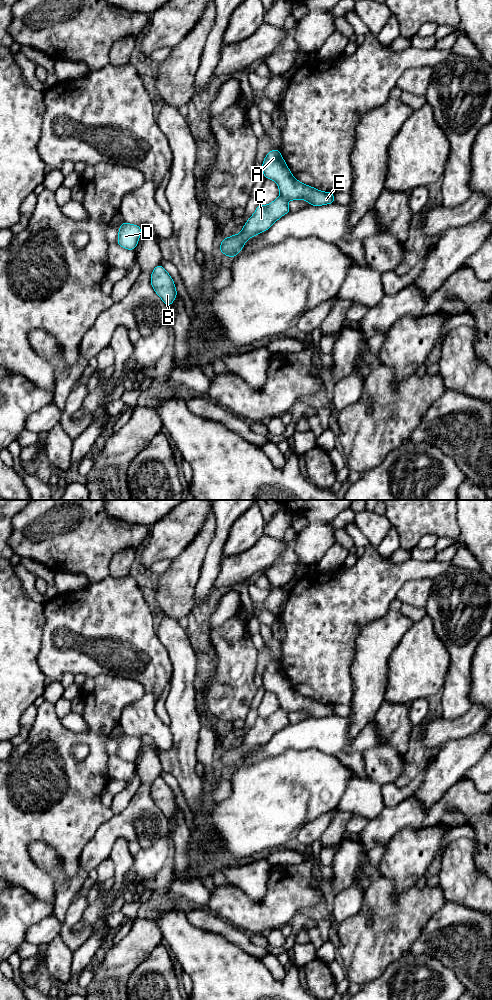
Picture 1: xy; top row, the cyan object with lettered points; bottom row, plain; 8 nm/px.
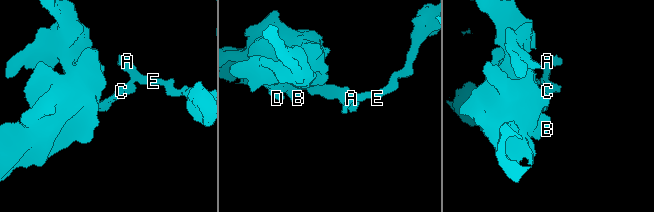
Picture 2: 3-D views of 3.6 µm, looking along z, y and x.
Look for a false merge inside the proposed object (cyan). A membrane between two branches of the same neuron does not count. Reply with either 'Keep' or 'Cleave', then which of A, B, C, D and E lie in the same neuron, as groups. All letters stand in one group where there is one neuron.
Cleave. Groups: A E / B C D

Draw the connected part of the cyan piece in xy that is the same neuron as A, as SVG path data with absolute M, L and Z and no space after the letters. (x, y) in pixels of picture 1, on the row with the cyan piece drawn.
M271 150L266 155L262 166L263 175L277 183L280 194L285 200L304 199L312 206L334 203L334 193L322 192L295 179L280 151Z

